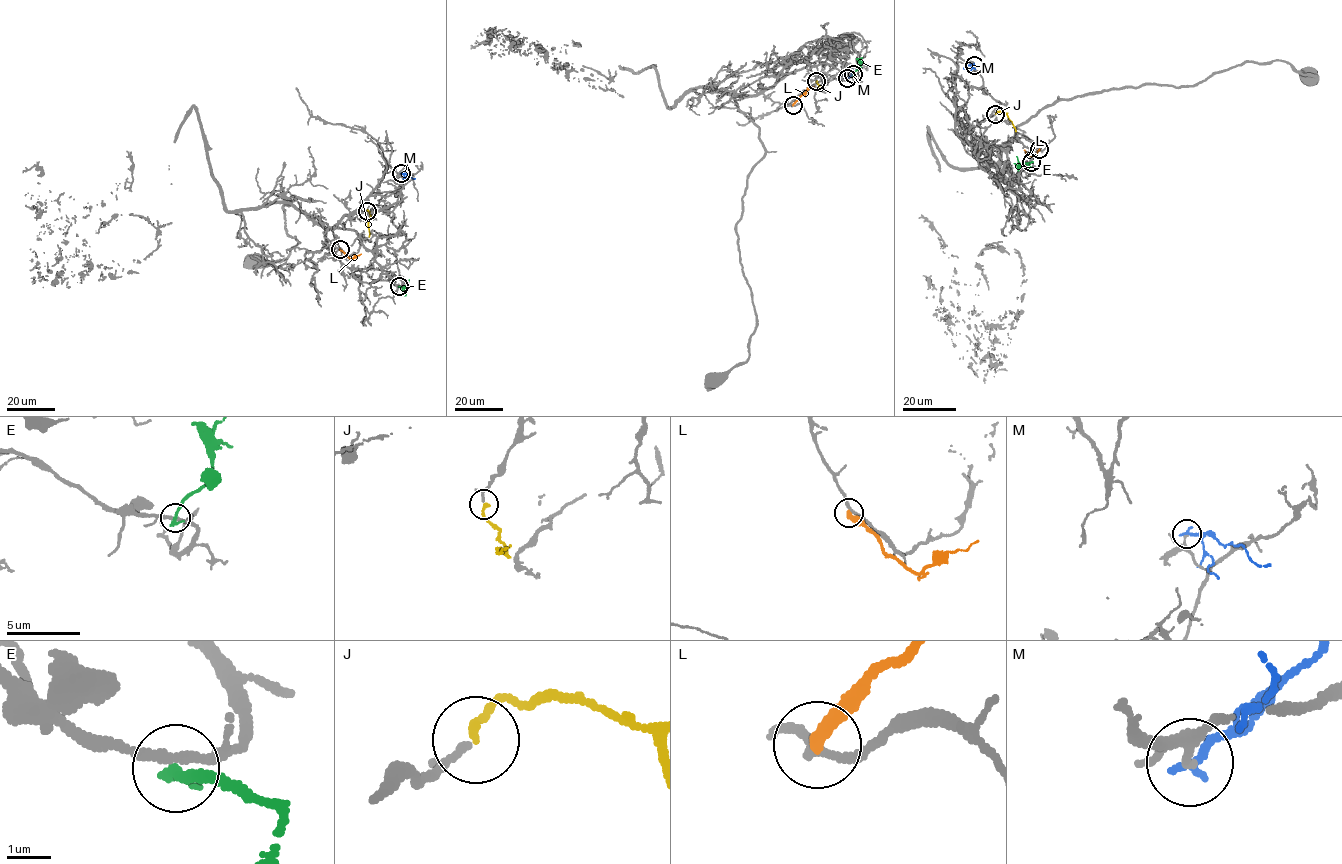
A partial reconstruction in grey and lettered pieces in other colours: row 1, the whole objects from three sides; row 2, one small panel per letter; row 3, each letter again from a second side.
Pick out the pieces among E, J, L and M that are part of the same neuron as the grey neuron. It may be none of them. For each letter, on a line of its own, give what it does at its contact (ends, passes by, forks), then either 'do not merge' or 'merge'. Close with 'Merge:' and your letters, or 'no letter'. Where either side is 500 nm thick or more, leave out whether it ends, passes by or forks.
E: it ends; do not merge
J: it ends; merge
L: it ends; do not merge
M: it ends; do not merge
Merge: J

